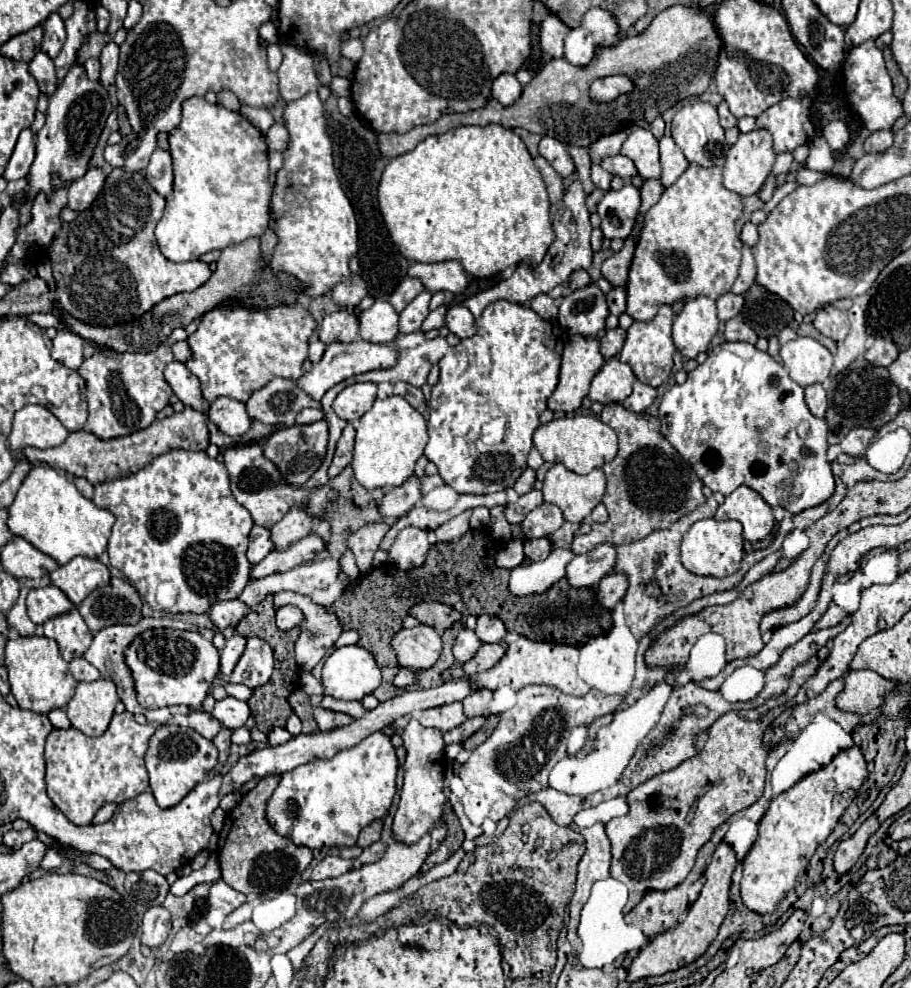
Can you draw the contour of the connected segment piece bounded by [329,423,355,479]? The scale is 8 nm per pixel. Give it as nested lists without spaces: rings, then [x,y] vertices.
[[[347,423],[347,427],[343,429],[343,435],[337,443],[337,449],[335,449],[335,457],[333,457],[333,463],[329,467],[329,479],[337,477],[353,459],[353,443],[355,443],[355,429],[351,423]]]

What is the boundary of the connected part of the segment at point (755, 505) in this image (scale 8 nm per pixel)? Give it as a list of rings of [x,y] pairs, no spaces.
[[[741,485],[731,495],[725,497],[714,516],[718,521],[733,520],[743,525],[743,539],[755,543],[765,539],[773,525],[773,509],[761,499],[761,495],[747,485]]]

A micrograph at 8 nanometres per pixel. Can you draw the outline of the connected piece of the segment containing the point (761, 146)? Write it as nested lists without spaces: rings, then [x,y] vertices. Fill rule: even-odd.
[[[765,129],[739,135],[723,167],[723,185],[737,195],[755,195],[771,173],[775,153]]]

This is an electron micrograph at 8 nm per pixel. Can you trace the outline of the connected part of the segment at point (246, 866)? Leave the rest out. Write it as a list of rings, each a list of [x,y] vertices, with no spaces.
[[[265,777],[257,783],[255,789],[245,793],[237,807],[227,811],[223,831],[219,833],[217,859],[221,865],[221,875],[227,885],[235,891],[257,897],[261,893],[279,893],[291,885],[291,881],[309,867],[313,855],[311,849],[293,845],[287,837],[275,833],[275,829],[265,821],[265,801],[271,797],[277,787],[277,777]]]

